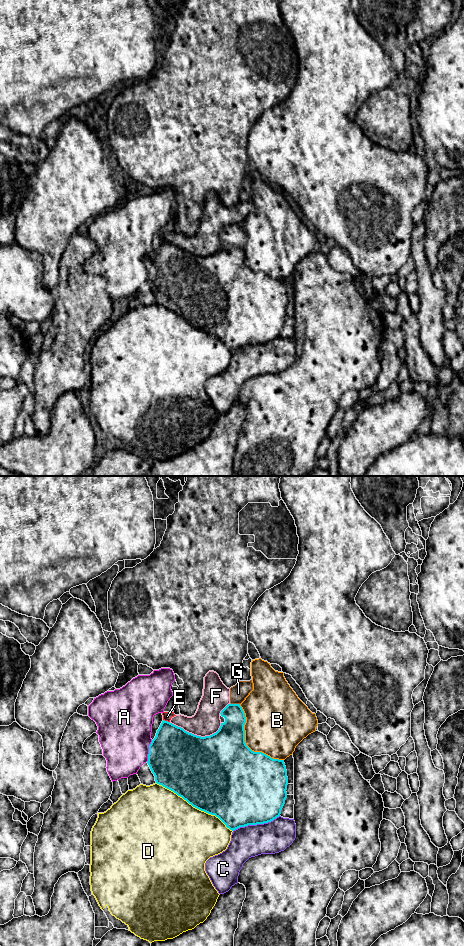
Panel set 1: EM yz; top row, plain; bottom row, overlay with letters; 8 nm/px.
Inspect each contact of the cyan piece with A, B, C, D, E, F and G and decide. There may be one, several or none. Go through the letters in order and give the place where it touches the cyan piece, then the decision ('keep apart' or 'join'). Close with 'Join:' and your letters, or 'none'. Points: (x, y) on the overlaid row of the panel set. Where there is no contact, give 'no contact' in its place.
A: yz (149, 751) | keep apart
B: yz (245, 743) | keep apart
C: yz (256, 824) | keep apart
D: yz (194, 806) | keep apart
E: yz (166, 721) | keep apart
F: yz (196, 735) | keep apart
G: yz (235, 704) | keep apart
Join: none

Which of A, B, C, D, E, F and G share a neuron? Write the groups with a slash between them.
A / B / C / D / E F G

